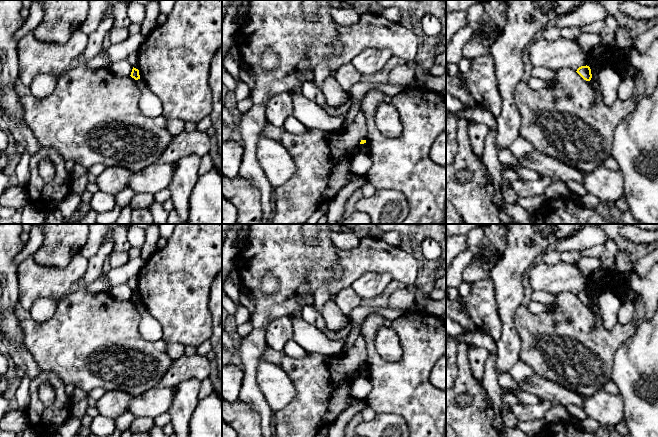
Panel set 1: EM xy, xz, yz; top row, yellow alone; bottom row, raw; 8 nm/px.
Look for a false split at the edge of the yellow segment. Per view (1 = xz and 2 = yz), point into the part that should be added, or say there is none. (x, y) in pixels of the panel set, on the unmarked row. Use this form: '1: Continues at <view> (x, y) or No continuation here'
1: No continuation here
2: No continuation here

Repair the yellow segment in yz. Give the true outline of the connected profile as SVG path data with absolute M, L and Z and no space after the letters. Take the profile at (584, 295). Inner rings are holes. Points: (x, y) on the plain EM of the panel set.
M587 289L579 291L576 296L586 305L590 305L592 302L591 293Z

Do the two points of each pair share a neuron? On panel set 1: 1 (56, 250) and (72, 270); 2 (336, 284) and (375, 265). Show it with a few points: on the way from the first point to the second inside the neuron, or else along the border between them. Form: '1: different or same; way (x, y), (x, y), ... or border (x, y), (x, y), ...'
1: different; border (79, 251), (63, 267), (44, 266)
2: same; way (346, 279), (355, 270), (365, 267)

